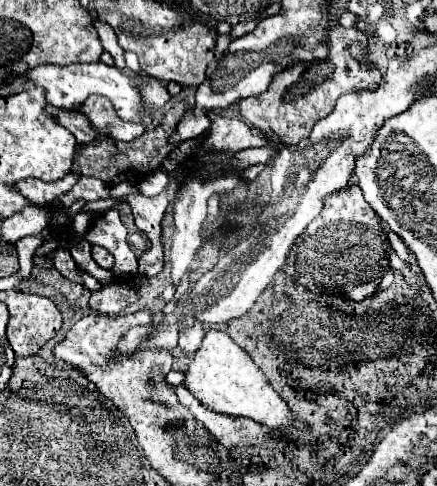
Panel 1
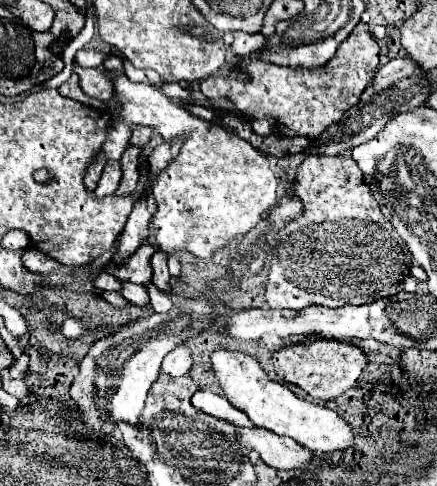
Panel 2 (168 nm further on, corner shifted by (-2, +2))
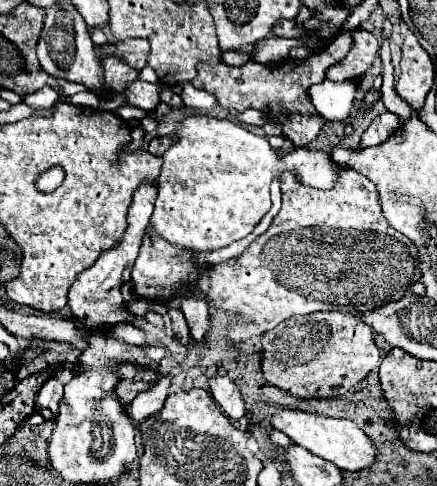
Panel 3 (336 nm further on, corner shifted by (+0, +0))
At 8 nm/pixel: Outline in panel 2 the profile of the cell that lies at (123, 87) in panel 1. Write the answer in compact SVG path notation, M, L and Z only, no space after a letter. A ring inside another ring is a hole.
M106 74L122 102L122 110L114 112L116 146L104 146L108 160L112 152L124 152L134 124L156 128L164 142L182 140L178 158L152 184L158 206L152 216L152 230L158 248L166 254L186 250L204 262L212 260L236 236L248 234L274 206L278 178L270 168L270 158L224 126L190 114L178 100L164 96L150 84L134 84L124 74Z

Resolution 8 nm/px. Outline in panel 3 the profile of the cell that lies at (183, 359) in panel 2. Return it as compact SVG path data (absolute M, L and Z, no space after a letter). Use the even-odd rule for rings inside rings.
M160 374L158 380L144 392L140 392L132 402L130 402L130 414L134 424L138 424L140 420L144 420L150 414L160 412L160 408L164 406L164 400L168 398L170 392L170 384L172 384L172 376L168 374Z

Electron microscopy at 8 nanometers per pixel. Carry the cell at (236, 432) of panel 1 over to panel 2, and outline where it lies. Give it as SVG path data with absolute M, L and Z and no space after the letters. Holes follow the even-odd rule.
M236 428L236 432L242 444L256 450L266 466L278 470L302 470L314 460L314 454L296 440L276 436L264 428Z

